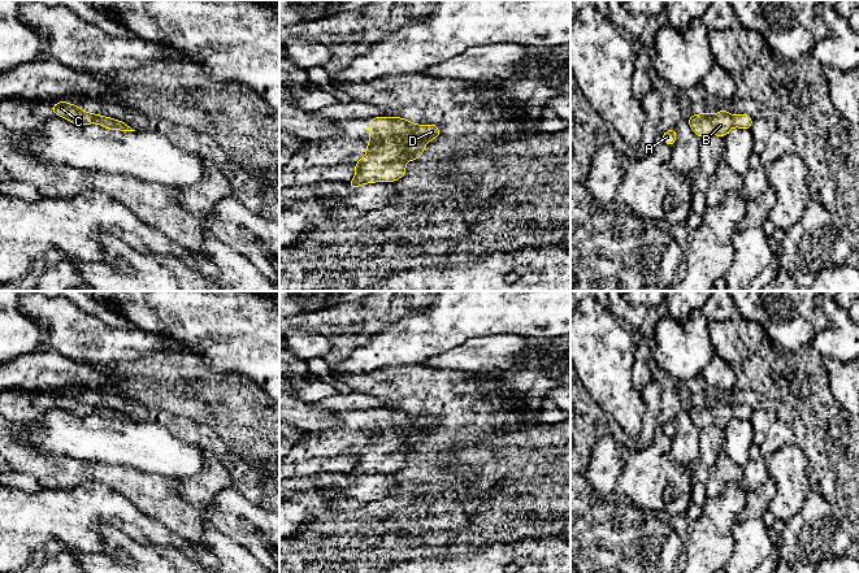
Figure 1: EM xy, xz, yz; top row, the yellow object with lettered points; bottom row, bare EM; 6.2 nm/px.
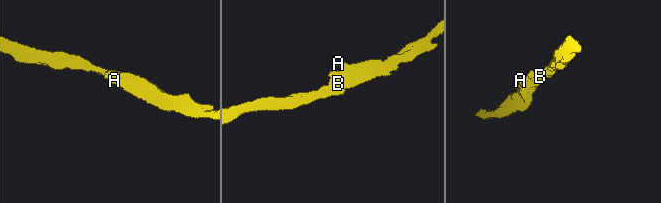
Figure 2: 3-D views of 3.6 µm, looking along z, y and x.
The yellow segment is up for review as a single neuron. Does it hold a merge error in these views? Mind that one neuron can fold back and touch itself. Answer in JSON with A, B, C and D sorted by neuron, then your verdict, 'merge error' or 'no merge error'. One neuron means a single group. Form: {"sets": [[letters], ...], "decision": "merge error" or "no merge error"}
{"sets": [["A", "B", "C", "D"]], "decision": "no merge error"}

